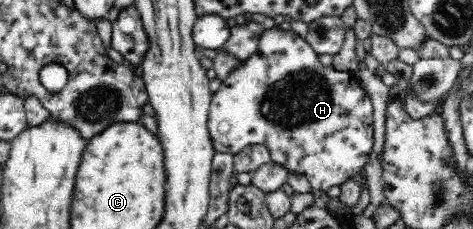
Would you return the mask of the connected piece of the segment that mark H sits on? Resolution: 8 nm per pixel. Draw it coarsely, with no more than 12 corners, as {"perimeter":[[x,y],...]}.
{"perimeter":[[264,30],[212,95],[215,153],[266,144],[327,192],[363,170],[370,97]]}

